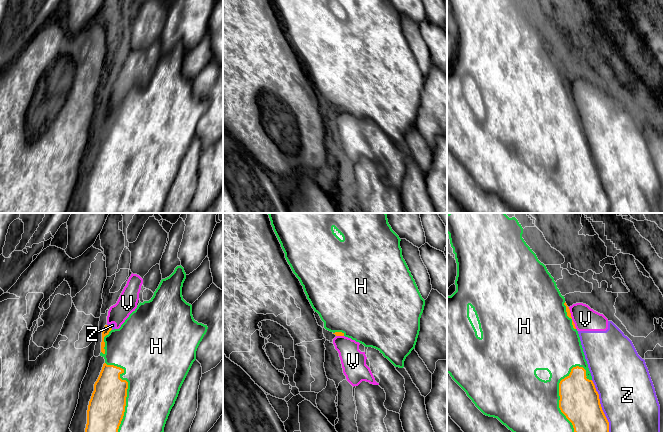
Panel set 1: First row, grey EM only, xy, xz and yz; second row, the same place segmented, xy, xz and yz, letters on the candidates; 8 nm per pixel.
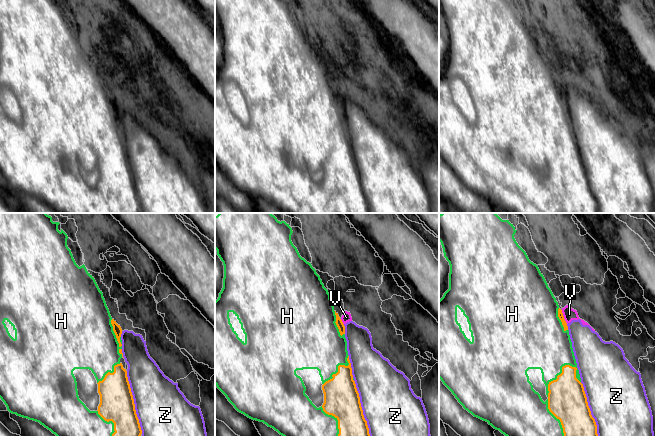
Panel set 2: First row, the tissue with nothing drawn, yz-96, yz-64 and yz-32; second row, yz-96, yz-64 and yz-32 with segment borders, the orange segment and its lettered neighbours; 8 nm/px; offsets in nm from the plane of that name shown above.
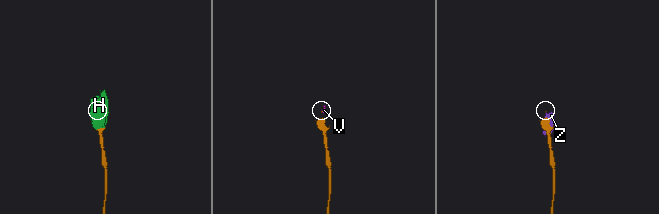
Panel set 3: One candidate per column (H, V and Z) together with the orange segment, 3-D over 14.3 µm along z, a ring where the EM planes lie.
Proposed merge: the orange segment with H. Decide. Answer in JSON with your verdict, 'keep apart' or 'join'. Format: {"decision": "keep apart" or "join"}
{"decision": "join"}

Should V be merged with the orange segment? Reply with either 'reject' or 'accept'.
reject

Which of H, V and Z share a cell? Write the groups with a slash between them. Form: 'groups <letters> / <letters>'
groups H / V Z

